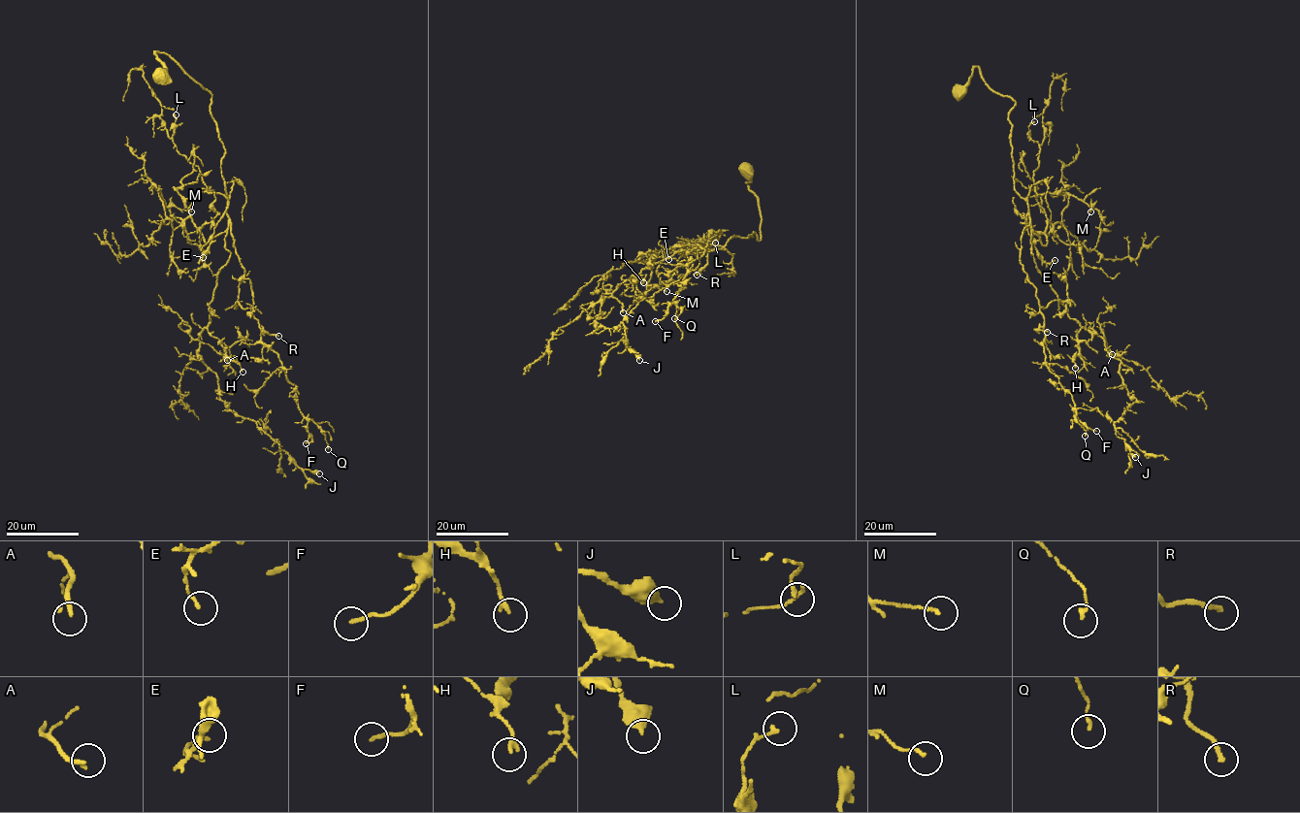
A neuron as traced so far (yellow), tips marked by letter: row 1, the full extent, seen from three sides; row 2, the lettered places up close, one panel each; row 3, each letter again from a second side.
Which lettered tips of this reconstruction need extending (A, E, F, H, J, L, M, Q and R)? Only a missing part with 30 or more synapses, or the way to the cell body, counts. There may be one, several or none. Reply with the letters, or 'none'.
A, R

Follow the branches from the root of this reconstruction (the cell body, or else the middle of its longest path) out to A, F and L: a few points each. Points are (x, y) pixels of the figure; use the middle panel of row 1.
A: (749, 170), (760, 240), (753, 231), (732, 236), (720, 248), (684, 249), (651, 264), (612, 293), (623, 312)
F: (749, 170), (760, 240), (732, 236), (714, 249), (708, 240), (699, 258), (682, 265), (685, 288), (655, 321)
L: (749, 170), (761, 239), (753, 231), (708, 250), (711, 245), (698, 243), (710, 236), (715, 243)

